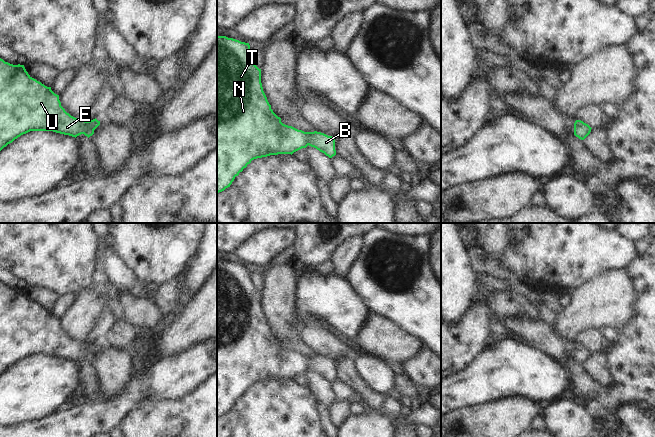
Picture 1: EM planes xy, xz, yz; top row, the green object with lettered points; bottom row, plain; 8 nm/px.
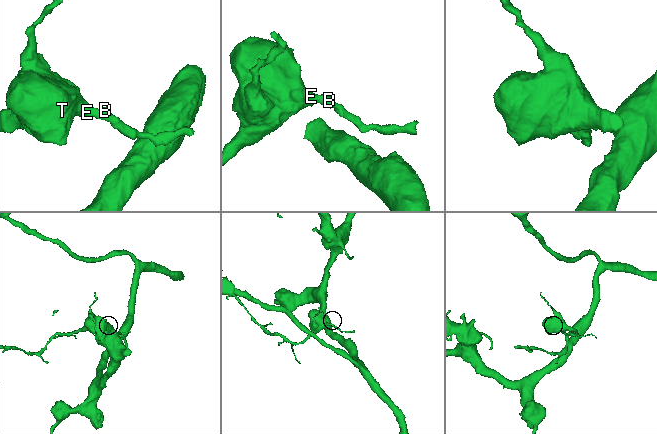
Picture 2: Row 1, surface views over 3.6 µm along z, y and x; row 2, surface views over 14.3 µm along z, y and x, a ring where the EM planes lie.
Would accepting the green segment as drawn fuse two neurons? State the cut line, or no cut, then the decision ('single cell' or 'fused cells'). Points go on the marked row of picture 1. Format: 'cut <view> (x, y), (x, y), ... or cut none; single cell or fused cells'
cut none; single cell

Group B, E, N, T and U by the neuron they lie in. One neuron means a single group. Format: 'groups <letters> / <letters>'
groups B E N T U

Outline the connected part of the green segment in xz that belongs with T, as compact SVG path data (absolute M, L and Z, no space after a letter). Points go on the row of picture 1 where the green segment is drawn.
M217 35L217 193L230 187L235 177L252 160L270 155L293 154L311 146L329 158L336 155L335 137L321 132L304 132L281 122L269 104L261 83L261 69L251 59L249 43Z

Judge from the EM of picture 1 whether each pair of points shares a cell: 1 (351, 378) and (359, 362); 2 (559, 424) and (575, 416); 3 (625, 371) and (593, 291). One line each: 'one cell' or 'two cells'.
1: two cells
2: one cell
3: two cells

